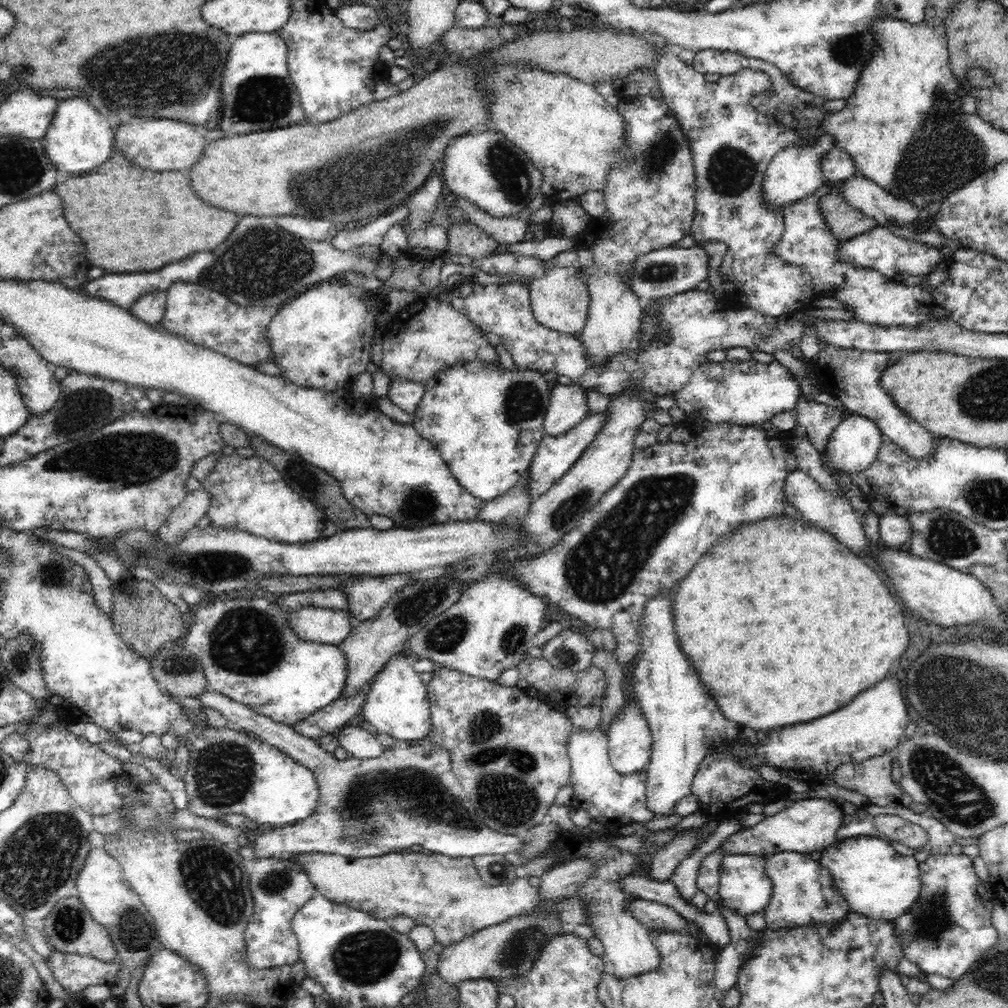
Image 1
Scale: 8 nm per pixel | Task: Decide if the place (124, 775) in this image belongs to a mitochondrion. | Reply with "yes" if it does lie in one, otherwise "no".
no

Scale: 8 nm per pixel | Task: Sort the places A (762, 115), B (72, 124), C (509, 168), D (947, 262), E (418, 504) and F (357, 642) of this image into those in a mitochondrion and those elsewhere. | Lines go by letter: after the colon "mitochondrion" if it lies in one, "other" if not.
A: other
B: other
C: mitochondrion
D: other
E: mitochondrion
F: other

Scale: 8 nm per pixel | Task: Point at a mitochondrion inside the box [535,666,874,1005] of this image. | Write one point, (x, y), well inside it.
(823, 906)

